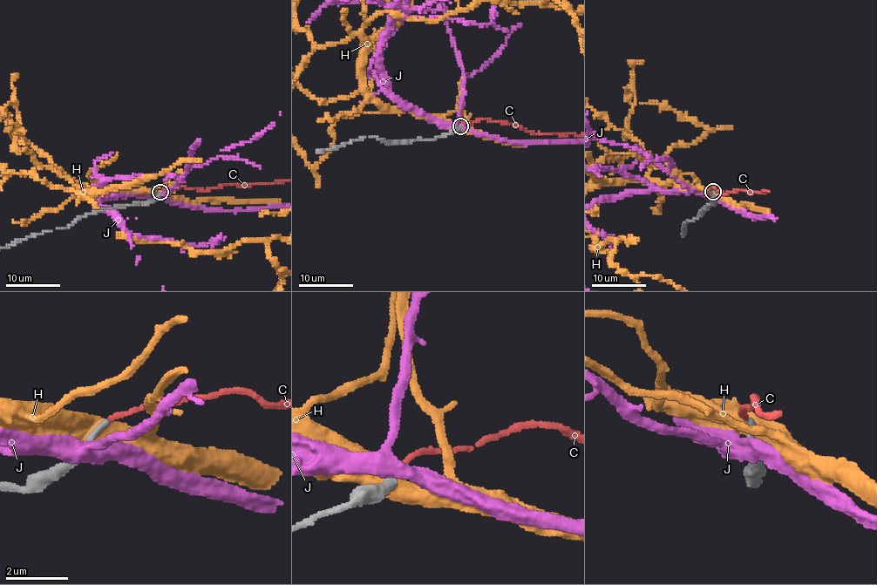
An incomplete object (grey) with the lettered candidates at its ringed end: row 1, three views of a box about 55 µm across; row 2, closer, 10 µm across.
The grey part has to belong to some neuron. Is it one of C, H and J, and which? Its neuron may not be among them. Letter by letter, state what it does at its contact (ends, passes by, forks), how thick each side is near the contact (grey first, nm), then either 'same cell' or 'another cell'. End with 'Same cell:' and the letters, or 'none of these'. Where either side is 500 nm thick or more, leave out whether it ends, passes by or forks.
C: it ends | 170/140 nm | same cell
H: 220/600 nm | another cell
J: it forks | 320/440 nm | another cell
Same cell: C

